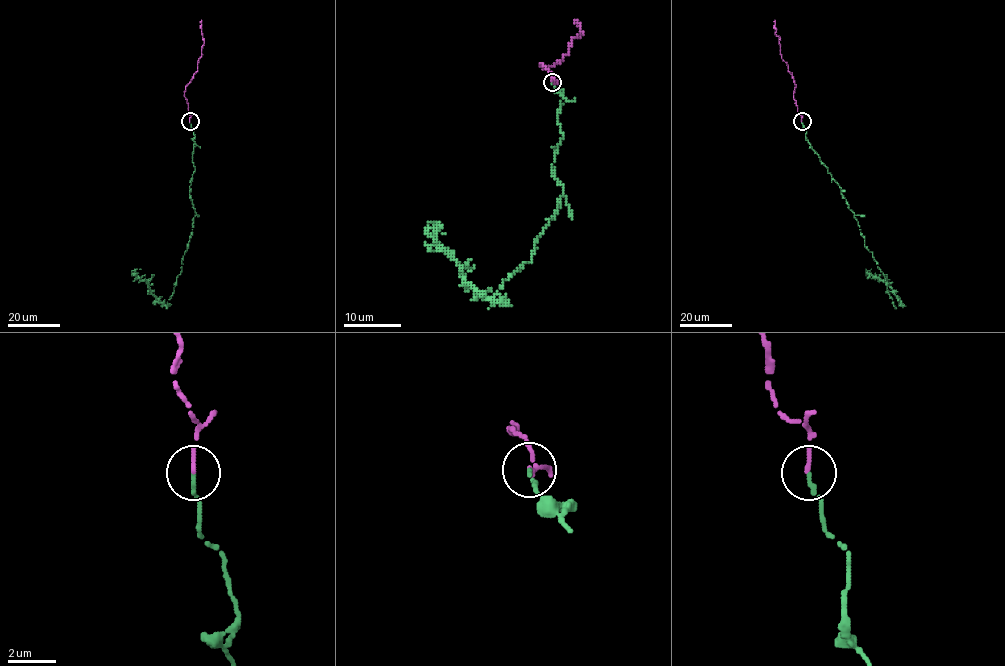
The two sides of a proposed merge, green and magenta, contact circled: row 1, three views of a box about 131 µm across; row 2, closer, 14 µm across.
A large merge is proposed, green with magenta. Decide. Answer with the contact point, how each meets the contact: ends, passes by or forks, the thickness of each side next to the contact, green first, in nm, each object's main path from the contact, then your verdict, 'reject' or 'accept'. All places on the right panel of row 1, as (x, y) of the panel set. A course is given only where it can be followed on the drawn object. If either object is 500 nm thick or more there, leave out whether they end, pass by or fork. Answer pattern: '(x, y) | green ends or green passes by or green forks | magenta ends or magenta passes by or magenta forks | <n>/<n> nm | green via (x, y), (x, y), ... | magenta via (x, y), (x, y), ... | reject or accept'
(802, 121) | green ends | magenta ends | 180/170 nm | green via (801, 121), (805, 139), (854, 215), (892, 303), (902, 305), (870, 270) | magenta via (801, 121), (793, 98), (796, 84), (781, 55), (775, 20) | accept

